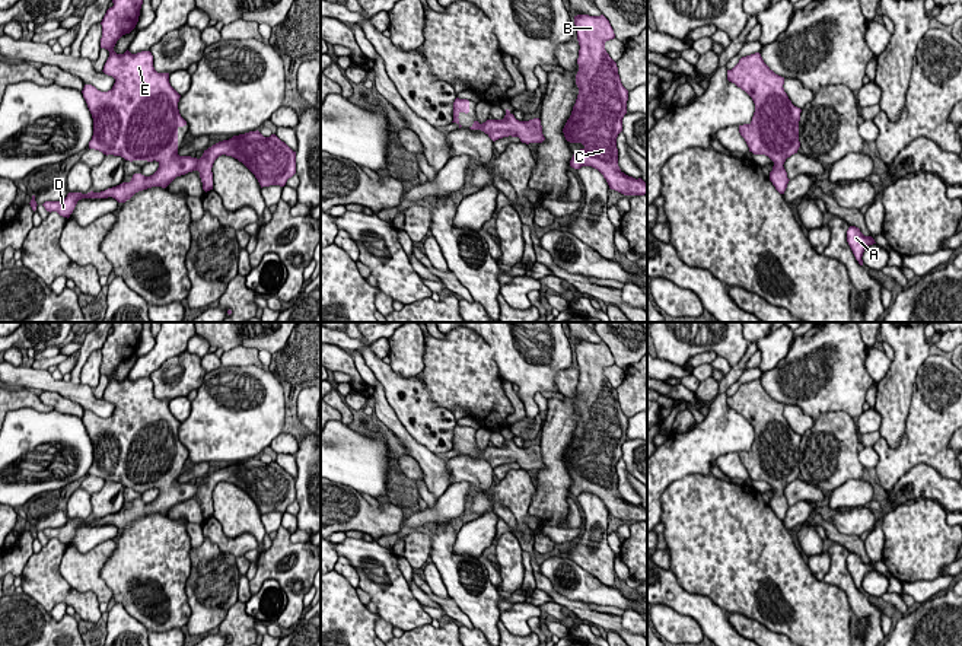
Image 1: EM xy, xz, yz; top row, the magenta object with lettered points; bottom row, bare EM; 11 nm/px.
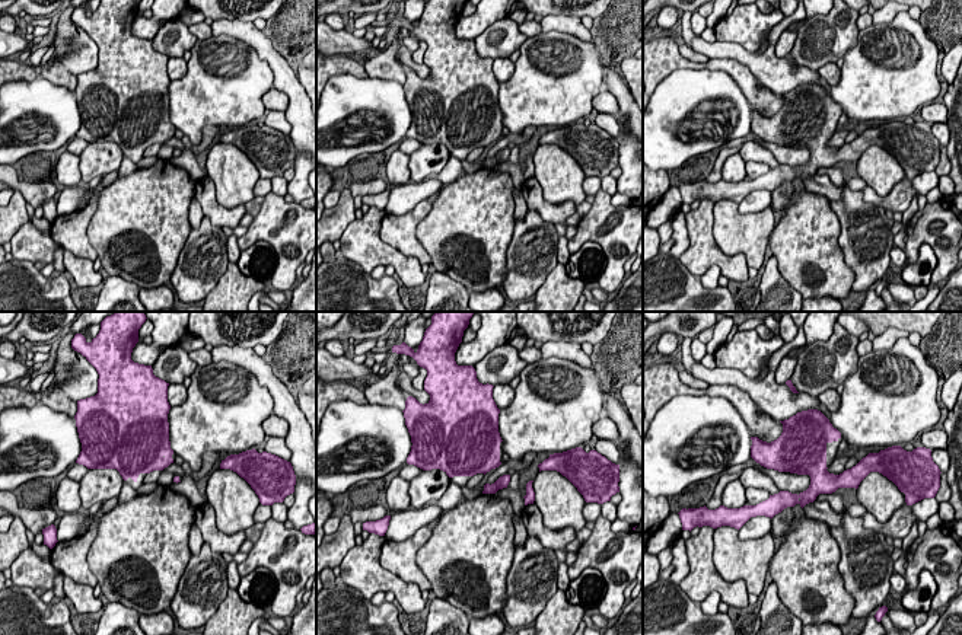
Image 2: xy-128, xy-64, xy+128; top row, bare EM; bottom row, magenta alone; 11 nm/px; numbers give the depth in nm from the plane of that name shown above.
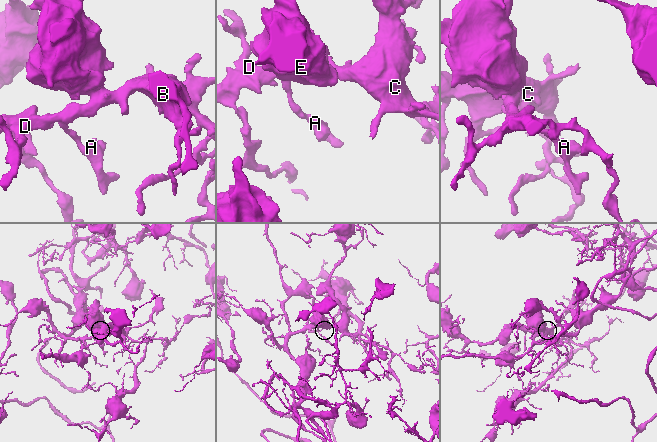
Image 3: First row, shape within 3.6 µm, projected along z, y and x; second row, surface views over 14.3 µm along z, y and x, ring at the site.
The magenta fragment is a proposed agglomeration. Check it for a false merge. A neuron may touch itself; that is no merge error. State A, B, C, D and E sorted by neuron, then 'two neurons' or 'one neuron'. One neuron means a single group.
A B C D E; one neuron

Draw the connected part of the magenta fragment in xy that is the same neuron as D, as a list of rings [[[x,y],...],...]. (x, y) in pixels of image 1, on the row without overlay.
[[[114,322],[112,330],[114,332],[106,337],[101,349],[101,375],[109,378],[109,384],[102,398],[112,402],[115,410],[108,419],[101,419],[92,411],[85,411],[82,417],[93,445],[93,462],[89,468],[89,475],[99,477],[106,483],[121,483],[130,489],[156,487],[159,494],[150,503],[134,500],[130,509],[122,509],[101,519],[69,519],[67,524],[60,528],[45,528],[42,531],[45,537],[50,540],[57,538],[60,542],[69,545],[77,528],[82,525],[112,524],[118,529],[125,529],[138,518],[152,513],[166,515],[176,503],[192,497],[200,499],[203,516],[207,519],[213,516],[213,490],[222,481],[232,483],[242,489],[255,502],[261,515],[270,512],[284,513],[287,506],[296,500],[296,478],[293,478],[275,461],[264,464],[257,456],[233,462],[232,465],[219,468],[204,477],[200,486],[178,481],[178,455],[187,452],[187,448],[179,440],[178,429],[181,421],[171,413],[169,400],[157,400],[155,397],[150,378],[141,378],[137,381],[131,381],[128,376],[124,381],[117,381],[114,378],[117,367],[136,354],[143,331],[143,322]]]

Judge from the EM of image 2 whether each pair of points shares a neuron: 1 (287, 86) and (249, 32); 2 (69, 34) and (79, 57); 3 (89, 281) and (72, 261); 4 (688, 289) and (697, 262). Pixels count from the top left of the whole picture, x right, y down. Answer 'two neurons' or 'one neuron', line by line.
1: one neuron
2: one neuron
3: one neuron
4: two neurons

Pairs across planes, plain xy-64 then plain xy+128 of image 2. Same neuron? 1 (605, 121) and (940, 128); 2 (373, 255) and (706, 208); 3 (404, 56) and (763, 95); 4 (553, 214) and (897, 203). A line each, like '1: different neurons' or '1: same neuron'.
1: same neuron
2: same neuron
3: different neurons
4: same neuron

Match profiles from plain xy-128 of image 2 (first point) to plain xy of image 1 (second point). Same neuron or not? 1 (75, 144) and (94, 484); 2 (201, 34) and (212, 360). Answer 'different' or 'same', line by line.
1: same
2: same

